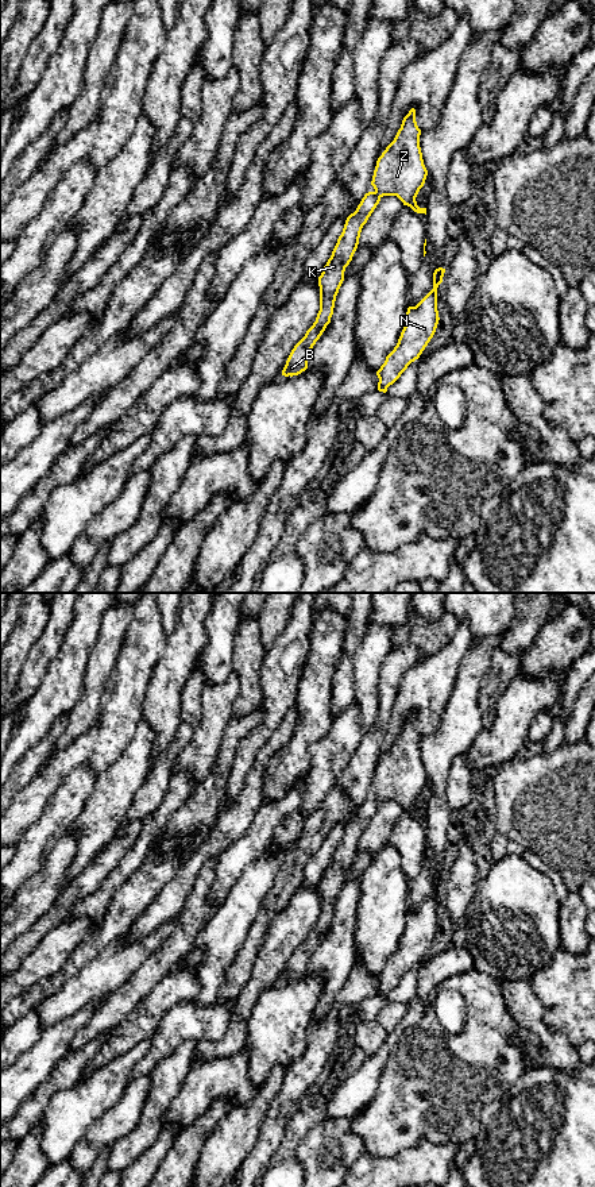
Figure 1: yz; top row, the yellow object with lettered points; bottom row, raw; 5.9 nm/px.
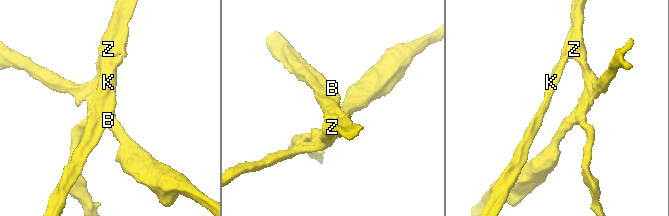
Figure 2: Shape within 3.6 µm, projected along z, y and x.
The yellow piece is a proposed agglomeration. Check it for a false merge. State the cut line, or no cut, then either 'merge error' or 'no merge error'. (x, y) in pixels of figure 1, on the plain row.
no cut | no merge error

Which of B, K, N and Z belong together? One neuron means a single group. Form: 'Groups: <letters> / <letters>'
Groups: B K N Z

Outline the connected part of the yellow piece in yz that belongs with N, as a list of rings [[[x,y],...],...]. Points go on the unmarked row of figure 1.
[[[438,872],[433,878],[433,894],[416,910],[409,912],[406,928],[397,951],[386,961],[385,968],[376,976],[378,995],[386,998],[407,971],[420,963],[438,929],[437,893],[443,887],[445,874]]]

